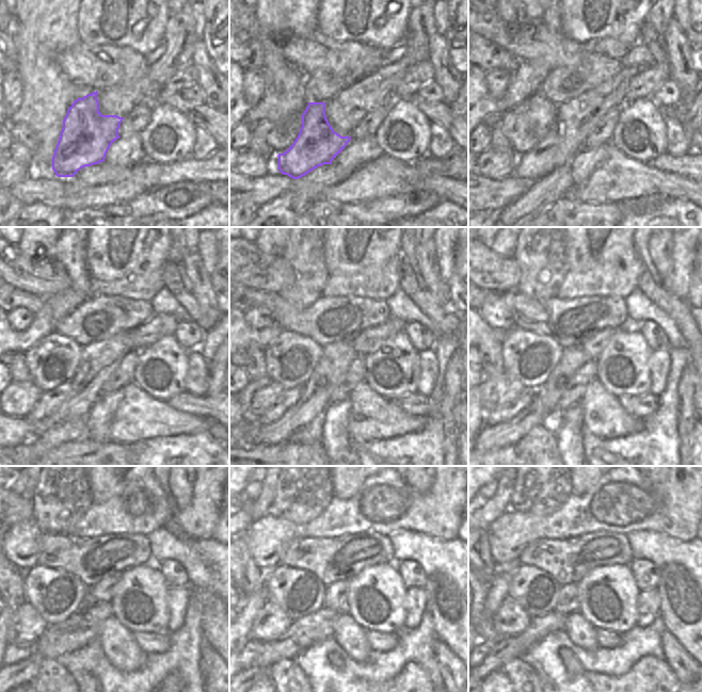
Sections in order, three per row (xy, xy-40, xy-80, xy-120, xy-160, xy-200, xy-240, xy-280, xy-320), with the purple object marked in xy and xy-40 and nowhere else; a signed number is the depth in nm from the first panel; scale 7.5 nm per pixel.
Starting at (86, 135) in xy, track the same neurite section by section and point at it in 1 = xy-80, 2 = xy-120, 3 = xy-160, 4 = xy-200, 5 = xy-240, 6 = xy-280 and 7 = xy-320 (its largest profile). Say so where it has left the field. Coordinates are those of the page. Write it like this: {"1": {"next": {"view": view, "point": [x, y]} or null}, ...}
{"1": {"next": {"view": "xy-80", "point": [545, 156]}}, "2": {"next": {"view": "xy-120", "point": [48, 402]}}, "3": {"next": {"view": "xy-160", "point": [287, 399]}}, "4": {"next": {"view": "xy-200", "point": [525, 399]}}, "5": {"next": {"view": "xy-240", "point": [14, 654]}}, "6": {"next": {"view": "xy-280", "point": [252, 648]}}, "7": {"next": {"view": "xy-320", "point": [490, 646]}}}

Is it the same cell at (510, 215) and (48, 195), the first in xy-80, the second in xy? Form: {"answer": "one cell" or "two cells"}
{"answer": "two cells"}

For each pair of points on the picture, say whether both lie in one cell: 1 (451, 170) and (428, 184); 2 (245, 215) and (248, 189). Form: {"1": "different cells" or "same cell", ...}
{"1": "different cells", "2": "different cells"}

